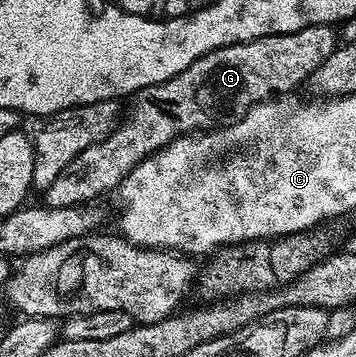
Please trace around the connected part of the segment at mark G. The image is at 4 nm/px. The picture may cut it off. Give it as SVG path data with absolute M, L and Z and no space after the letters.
M311 26L289 34L235 42L233 46L223 46L196 58L190 68L162 84L136 91L116 129L100 141L92 142L86 152L78 152L78 156L62 168L58 180L43 191L43 201L54 208L91 203L99 194L115 191L139 162L157 154L176 138L238 124L254 106L268 100L264 98L284 94L303 82L305 85L322 60L336 49L338 38L332 32L332 26Z

